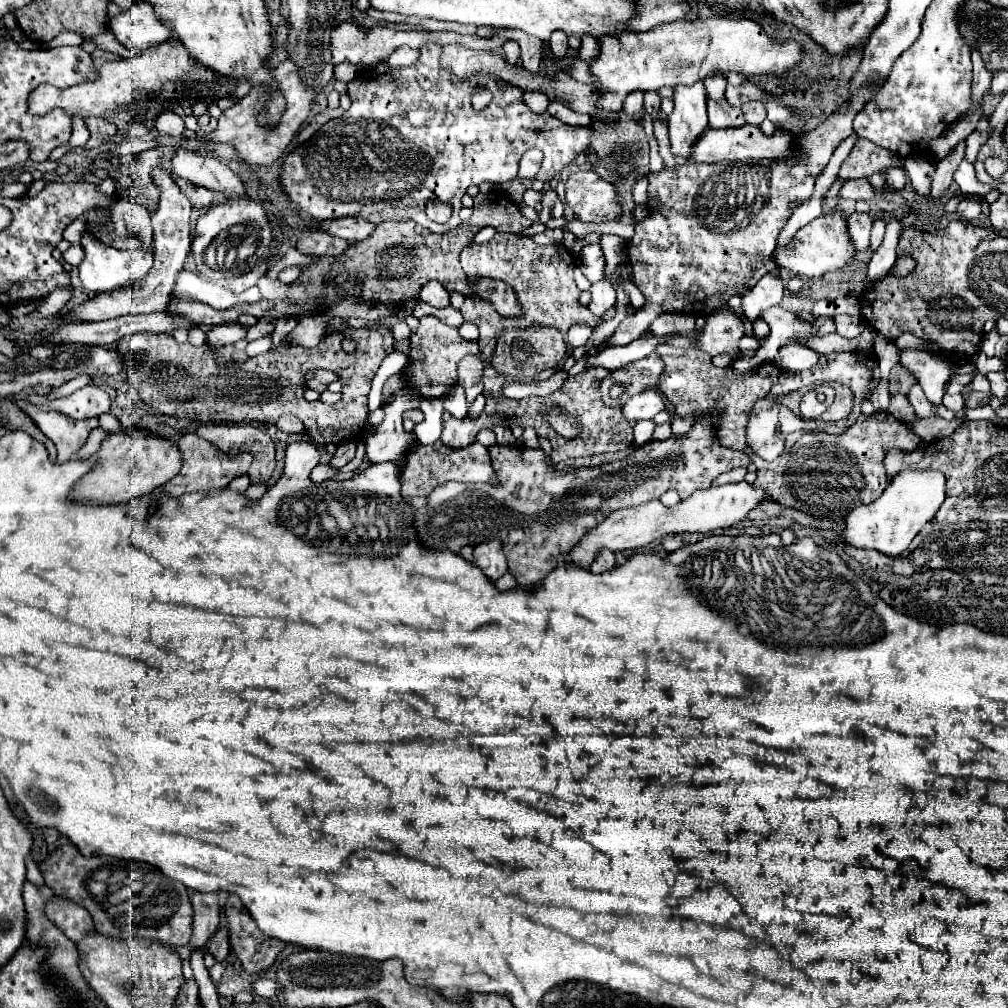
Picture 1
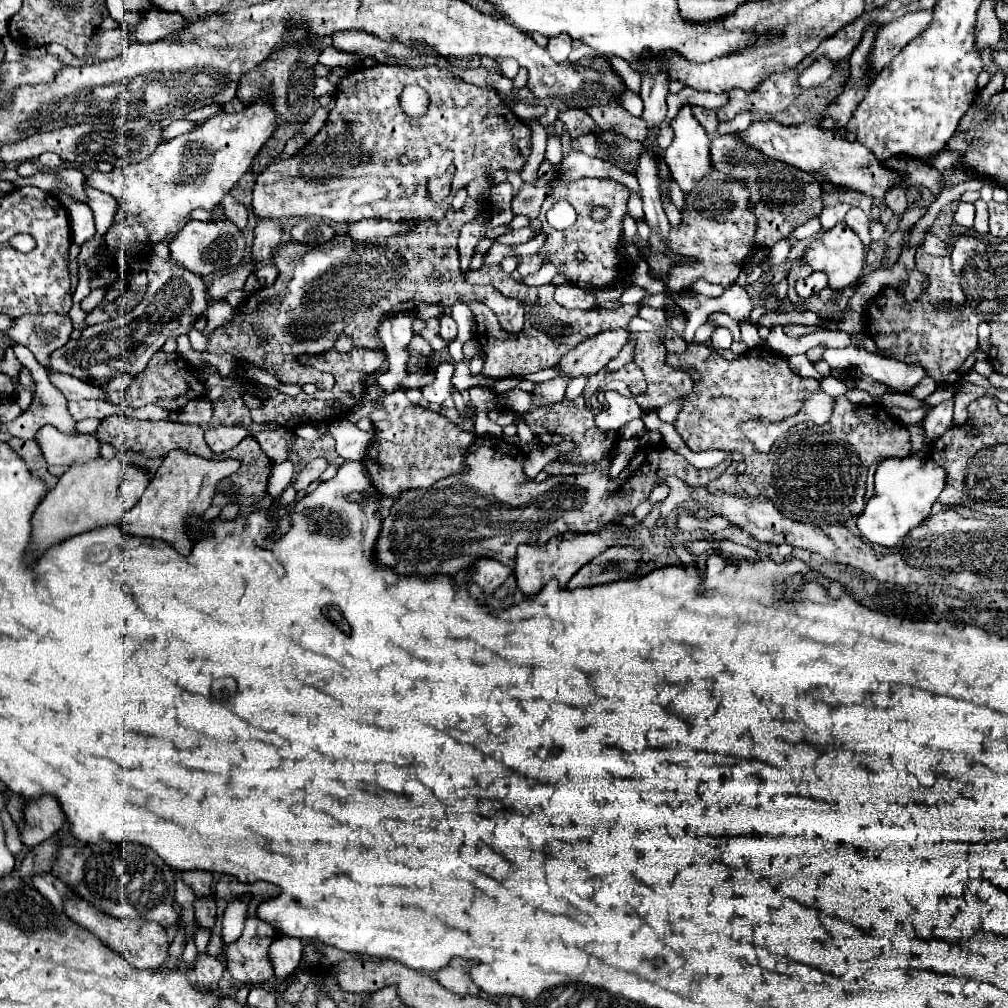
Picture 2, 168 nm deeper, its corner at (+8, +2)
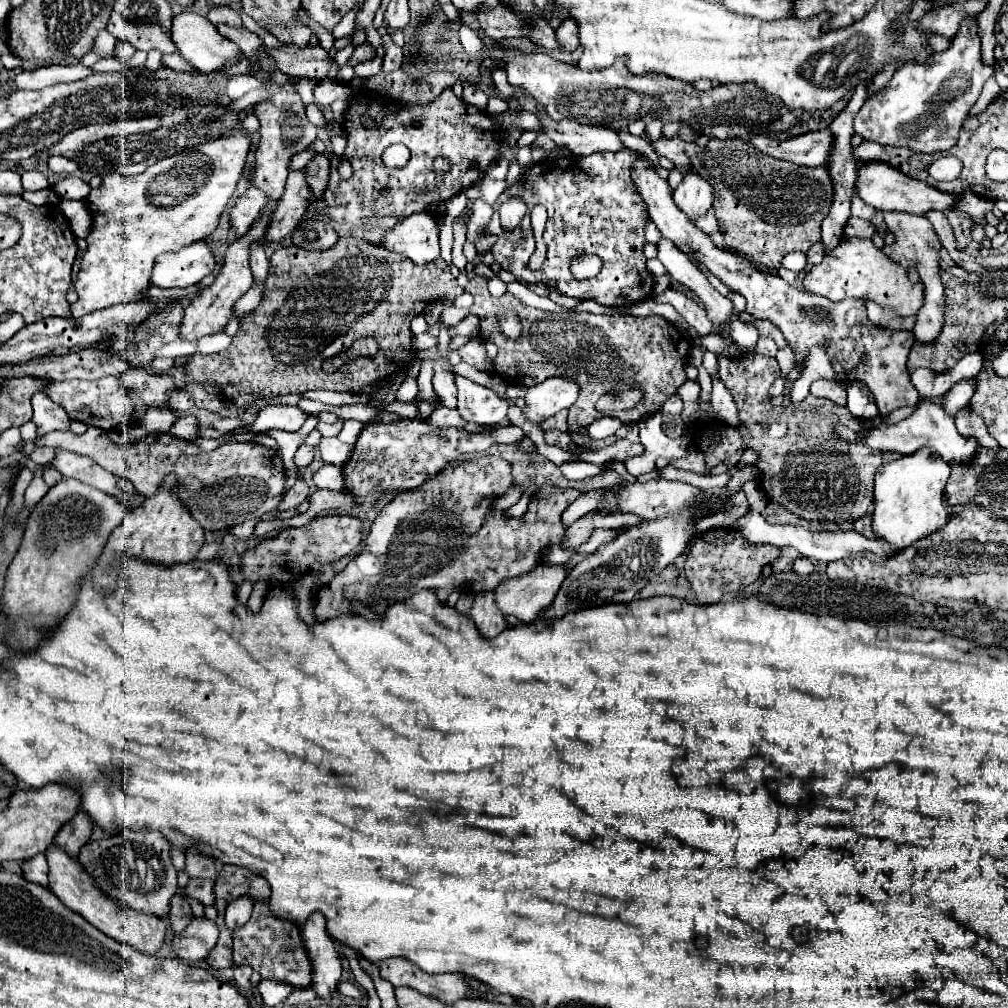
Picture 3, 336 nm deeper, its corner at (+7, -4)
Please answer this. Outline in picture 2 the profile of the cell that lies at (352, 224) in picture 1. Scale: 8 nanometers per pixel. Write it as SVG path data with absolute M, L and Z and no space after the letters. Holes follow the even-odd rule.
M362 219L348 223L348 235L354 241L370 241L370 239L386 239L404 231L404 225L390 223L384 219Z

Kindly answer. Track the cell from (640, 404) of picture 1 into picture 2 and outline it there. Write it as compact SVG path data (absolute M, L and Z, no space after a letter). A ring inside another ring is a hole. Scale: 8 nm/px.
M606 393L608 407L596 415L596 425L604 431L616 431L624 423L642 415L642 407L634 401L634 397L620 397L618 393Z

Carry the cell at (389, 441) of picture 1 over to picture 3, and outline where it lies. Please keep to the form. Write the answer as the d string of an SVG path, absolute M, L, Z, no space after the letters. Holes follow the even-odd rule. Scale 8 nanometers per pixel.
M321 437L321 441L317 443L319 451L321 451L321 459L325 463L331 465L343 465L345 459L349 459L349 455L353 453L353 445L345 445L341 443L337 437Z

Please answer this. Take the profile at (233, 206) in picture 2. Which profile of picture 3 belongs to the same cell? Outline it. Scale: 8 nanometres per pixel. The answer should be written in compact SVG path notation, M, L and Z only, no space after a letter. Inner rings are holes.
M253 245L253 251L251 251L251 271L253 271L253 277L255 277L257 285L261 285L267 279L269 259L265 255L263 245Z

